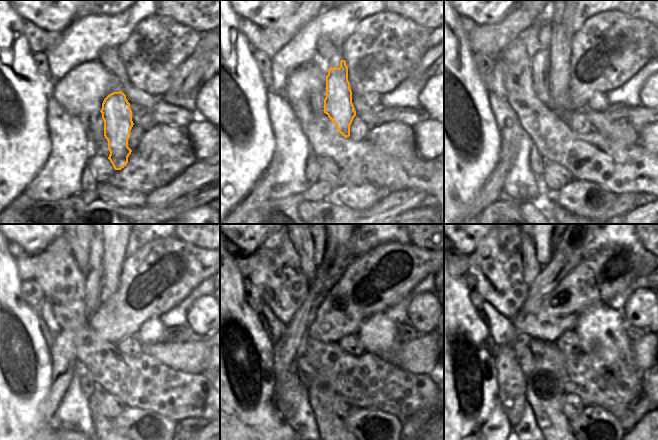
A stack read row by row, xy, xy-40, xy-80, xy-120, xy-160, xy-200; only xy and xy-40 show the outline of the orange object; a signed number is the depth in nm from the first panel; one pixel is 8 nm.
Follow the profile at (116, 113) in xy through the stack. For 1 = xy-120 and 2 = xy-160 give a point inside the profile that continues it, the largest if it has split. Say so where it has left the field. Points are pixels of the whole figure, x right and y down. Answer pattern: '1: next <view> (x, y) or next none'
1: next xy-120 (114, 258)
2: next xy-160 (334, 244)

